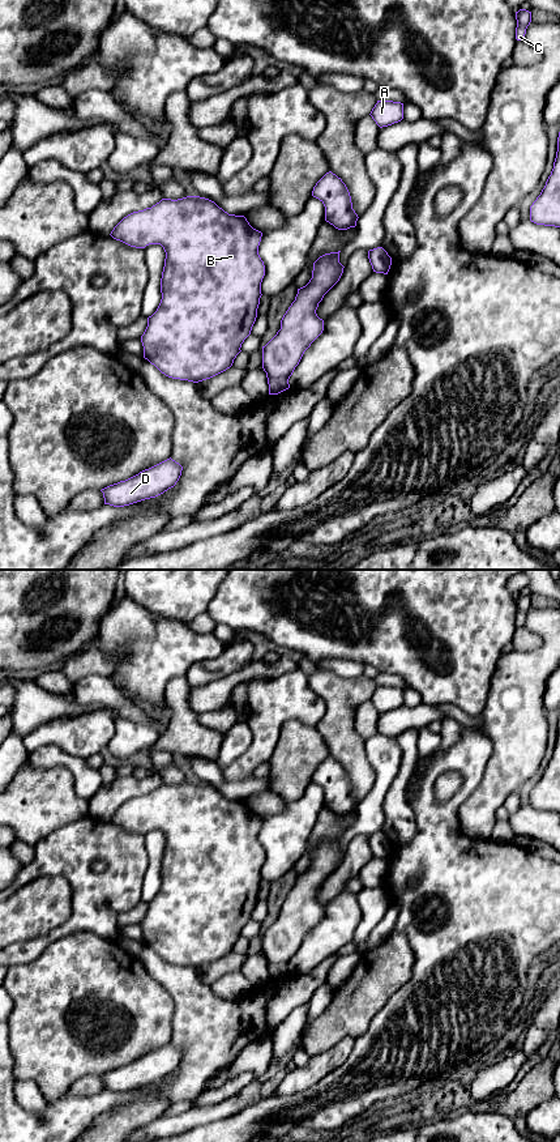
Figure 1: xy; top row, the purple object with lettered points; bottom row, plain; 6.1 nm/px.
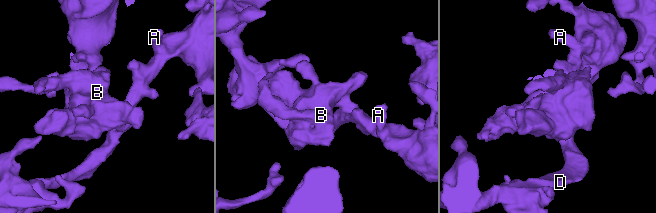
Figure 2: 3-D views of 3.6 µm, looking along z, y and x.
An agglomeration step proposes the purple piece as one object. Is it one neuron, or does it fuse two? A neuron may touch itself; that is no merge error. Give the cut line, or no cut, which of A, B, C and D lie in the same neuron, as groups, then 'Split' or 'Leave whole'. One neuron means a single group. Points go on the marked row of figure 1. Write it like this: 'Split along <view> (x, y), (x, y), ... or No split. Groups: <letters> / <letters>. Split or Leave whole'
No split. Groups: A B C D. Leave whole

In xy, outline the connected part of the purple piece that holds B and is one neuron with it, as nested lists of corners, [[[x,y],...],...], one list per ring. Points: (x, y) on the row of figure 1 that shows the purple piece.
[[[187,196],[162,199],[151,208],[128,214],[110,235],[136,248],[161,244],[166,252],[161,278],[162,299],[157,311],[148,318],[148,327],[141,336],[144,358],[166,376],[193,383],[230,368],[257,318],[265,276],[265,265],[258,255],[262,233],[253,229],[244,216],[228,214],[209,199]]]

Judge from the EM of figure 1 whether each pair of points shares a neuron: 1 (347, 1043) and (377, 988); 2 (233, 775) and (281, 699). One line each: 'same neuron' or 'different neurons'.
1: different neurons
2: same neuron

